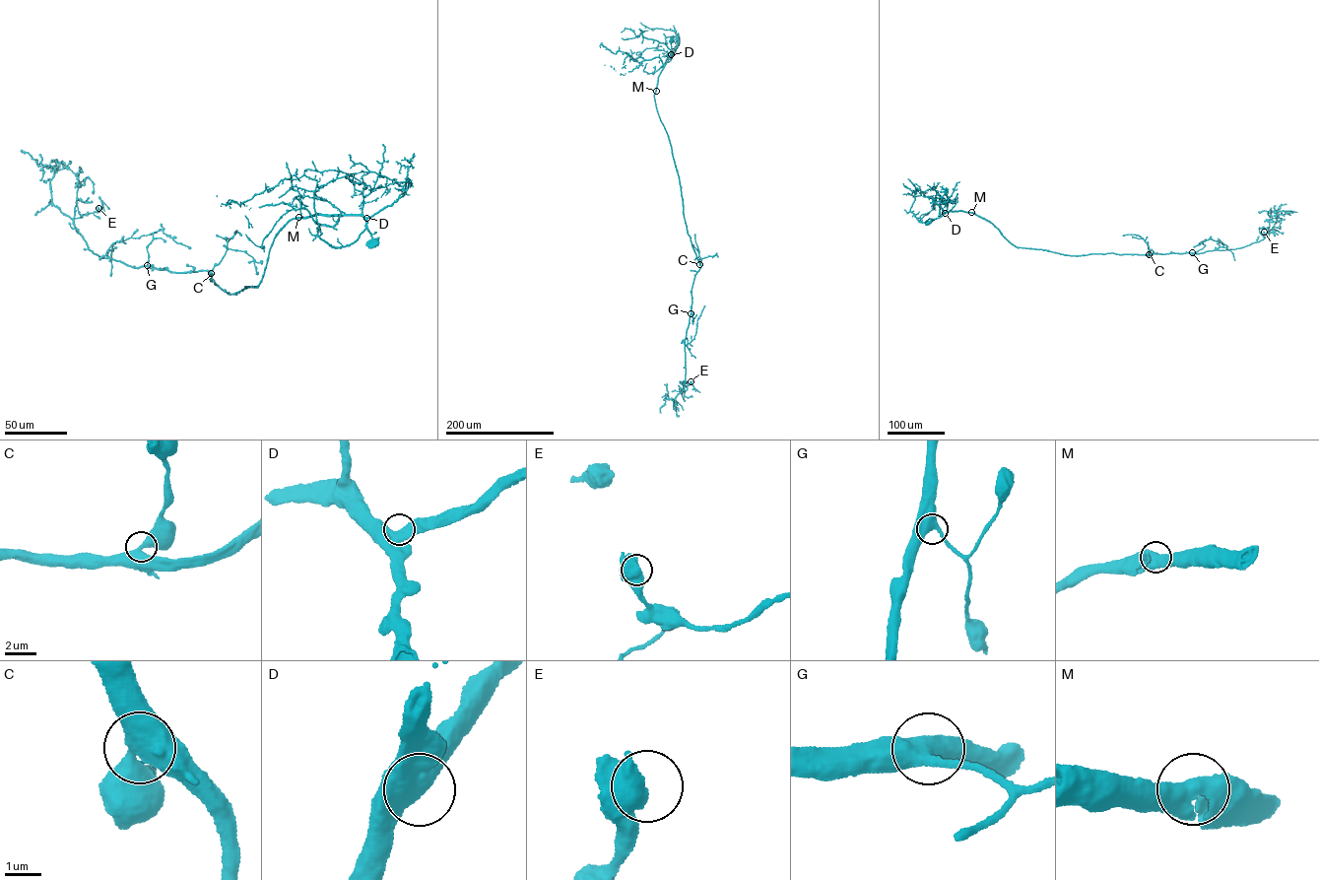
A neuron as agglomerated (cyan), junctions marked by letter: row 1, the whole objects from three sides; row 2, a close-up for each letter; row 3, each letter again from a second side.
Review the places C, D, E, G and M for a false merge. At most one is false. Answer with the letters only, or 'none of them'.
none of them

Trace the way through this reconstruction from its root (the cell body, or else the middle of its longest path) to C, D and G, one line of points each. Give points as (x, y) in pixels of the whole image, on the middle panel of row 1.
C: (672, 39), (671, 56), (658, 77), (654, 96), (679, 176), (688, 234), (699, 264)
D: (672, 39), (671, 54)
G: (672, 39), (671, 56), (658, 77), (654, 96), (679, 176), (688, 234), (701, 265), (692, 288), (691, 313)

